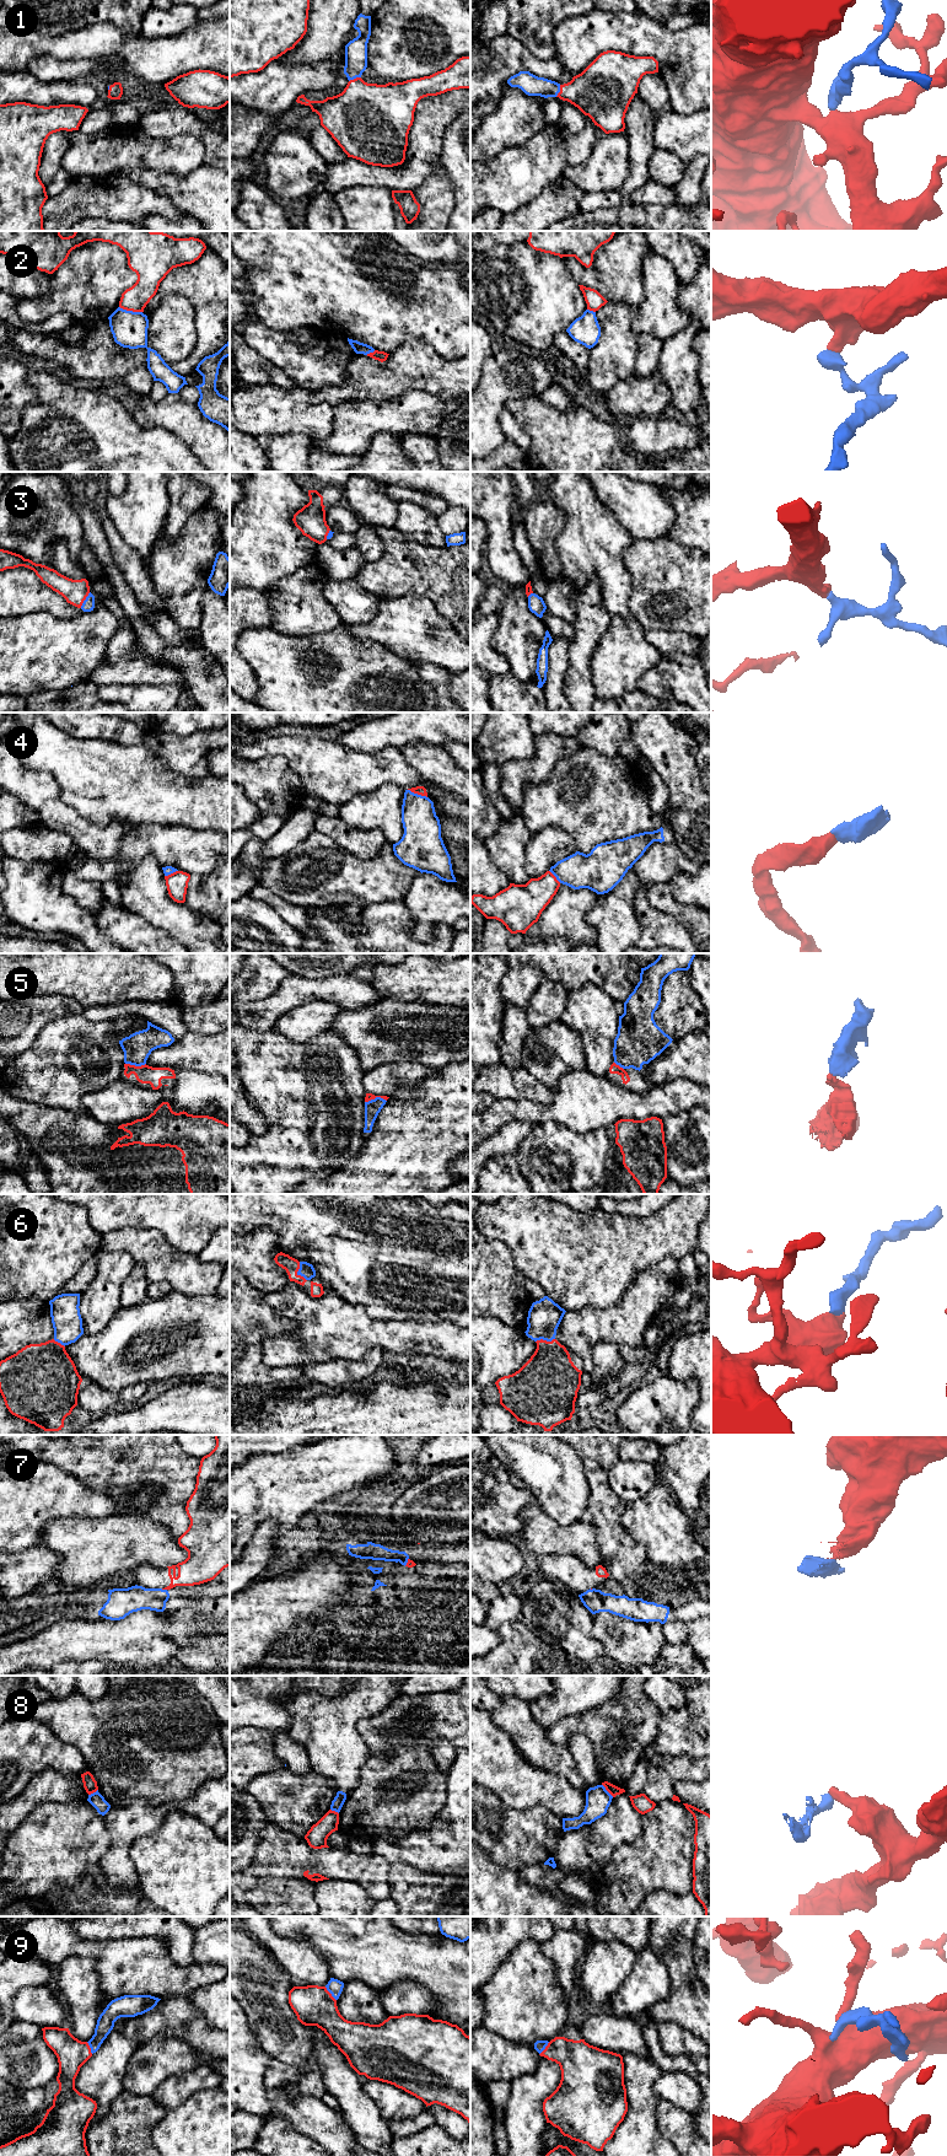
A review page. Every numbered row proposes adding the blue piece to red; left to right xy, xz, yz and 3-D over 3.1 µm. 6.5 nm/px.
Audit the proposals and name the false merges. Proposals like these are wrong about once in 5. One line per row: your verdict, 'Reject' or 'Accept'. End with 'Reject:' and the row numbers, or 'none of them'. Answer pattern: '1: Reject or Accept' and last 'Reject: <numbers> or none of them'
1: Accept
2: Reject
3: Accept
4: Accept
5: Accept
6: Accept
7: Reject
8: Reject
9: Accept
Reject: 2, 7, 8

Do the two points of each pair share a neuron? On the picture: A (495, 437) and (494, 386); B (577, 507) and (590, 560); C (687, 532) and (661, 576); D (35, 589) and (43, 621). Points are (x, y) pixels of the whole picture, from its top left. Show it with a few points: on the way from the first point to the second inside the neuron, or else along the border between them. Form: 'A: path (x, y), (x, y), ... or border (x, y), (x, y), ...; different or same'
A: path (490, 425), (490, 398); same
B: path (588, 521), (590, 547); same
C: border (667, 536), (679, 543), (698, 548); different
D: border (12, 616), (49, 612), (59, 618), (69, 619); different

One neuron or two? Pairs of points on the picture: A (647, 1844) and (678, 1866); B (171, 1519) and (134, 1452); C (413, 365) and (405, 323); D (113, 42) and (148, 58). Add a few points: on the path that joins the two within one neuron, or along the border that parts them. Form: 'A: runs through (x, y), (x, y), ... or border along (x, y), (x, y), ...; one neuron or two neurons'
A: runs through (655, 1851), (671, 1866); one neuron
B: runs through (171, 1503), (171, 1489), (150, 1468); one neuron
C: border along (434, 348), (416, 338), (407, 338), (389, 354); two neurons
D: runs through (122, 48), (139, 55); one neuron

